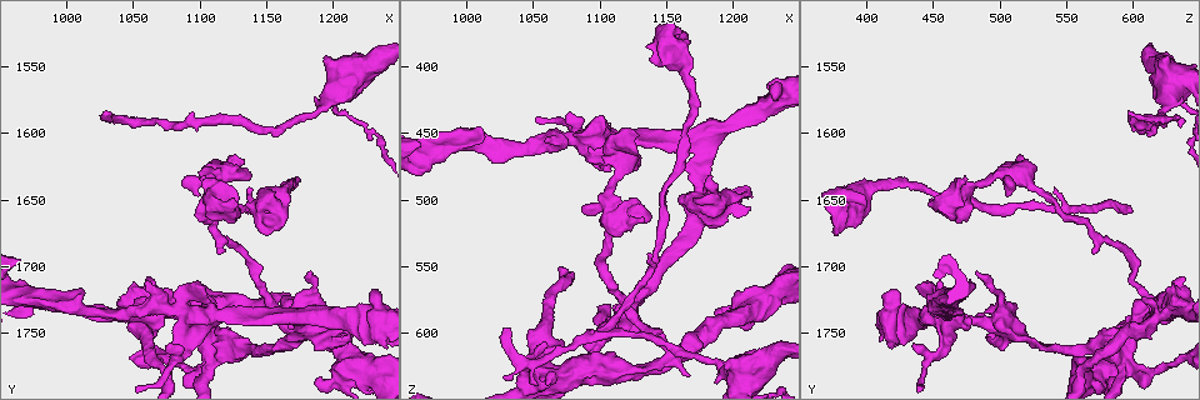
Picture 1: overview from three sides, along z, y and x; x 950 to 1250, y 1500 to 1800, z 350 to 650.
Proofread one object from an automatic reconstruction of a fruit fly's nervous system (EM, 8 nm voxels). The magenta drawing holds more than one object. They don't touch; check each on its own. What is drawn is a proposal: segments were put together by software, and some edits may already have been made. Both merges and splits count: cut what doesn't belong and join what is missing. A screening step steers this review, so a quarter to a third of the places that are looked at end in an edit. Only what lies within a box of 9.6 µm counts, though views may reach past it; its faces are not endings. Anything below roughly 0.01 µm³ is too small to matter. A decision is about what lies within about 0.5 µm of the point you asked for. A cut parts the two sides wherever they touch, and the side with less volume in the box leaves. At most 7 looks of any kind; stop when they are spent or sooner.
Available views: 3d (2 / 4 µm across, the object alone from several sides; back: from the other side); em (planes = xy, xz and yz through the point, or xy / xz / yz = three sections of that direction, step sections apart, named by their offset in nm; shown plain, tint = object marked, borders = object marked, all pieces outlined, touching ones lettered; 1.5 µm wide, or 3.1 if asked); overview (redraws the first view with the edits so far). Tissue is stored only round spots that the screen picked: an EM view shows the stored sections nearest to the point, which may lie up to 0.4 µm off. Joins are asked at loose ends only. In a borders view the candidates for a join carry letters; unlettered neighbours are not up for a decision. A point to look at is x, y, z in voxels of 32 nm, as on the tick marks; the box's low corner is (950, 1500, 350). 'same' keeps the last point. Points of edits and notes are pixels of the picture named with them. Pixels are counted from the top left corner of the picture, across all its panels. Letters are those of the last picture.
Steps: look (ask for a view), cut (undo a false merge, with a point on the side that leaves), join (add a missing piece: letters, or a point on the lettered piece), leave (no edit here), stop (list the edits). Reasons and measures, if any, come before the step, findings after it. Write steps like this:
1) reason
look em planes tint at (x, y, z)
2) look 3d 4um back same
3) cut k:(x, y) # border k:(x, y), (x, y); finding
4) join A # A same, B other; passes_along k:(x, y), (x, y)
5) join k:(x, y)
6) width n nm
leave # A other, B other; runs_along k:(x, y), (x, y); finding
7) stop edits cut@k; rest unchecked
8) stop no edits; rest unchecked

thick turns thin
look 3d 2um at (1184, 1720, 500)

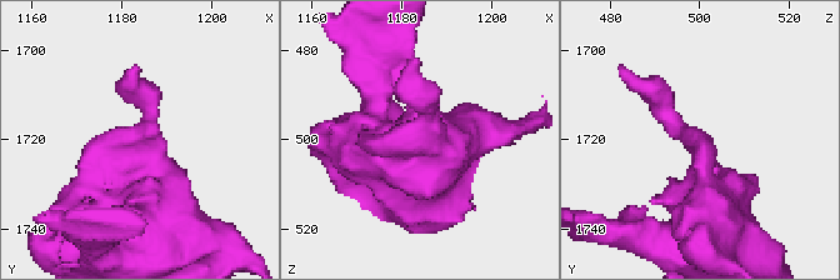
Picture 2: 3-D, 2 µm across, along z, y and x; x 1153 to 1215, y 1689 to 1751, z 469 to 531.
look em yz step 4 tint at (1186, 1721, 499)

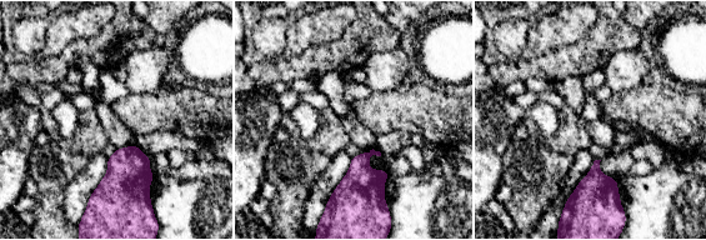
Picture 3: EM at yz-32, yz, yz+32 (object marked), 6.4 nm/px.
another direction
look em planes borders same

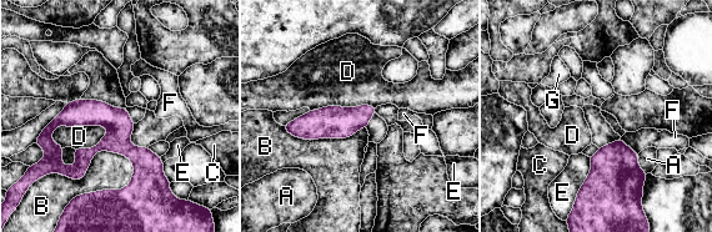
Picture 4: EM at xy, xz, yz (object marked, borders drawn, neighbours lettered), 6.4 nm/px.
leave # A other, B other, C other, D other, E other, F other, G other; border 4:(108, 129), (58, 126), (50, 137); one cell here

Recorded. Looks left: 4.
branch stops here
look em planes plain at (1098, 1656, 596)

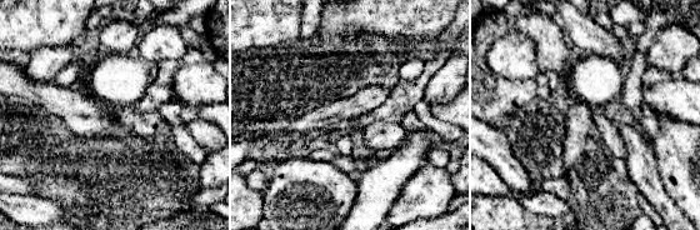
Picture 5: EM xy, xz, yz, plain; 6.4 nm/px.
look em planes borders same

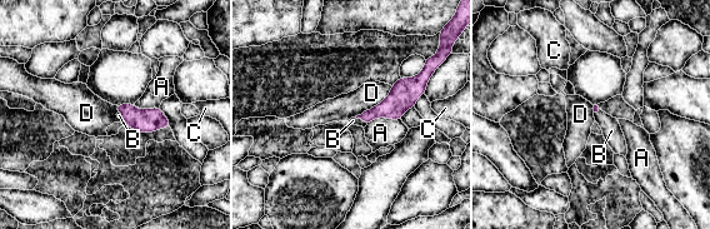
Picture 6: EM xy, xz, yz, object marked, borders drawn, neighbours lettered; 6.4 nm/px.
join B # A other, B same, C other, D other; passes_along 6:(396, 103), (361, 119), (354, 122); it goes on there

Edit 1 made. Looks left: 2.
redraw
look overview

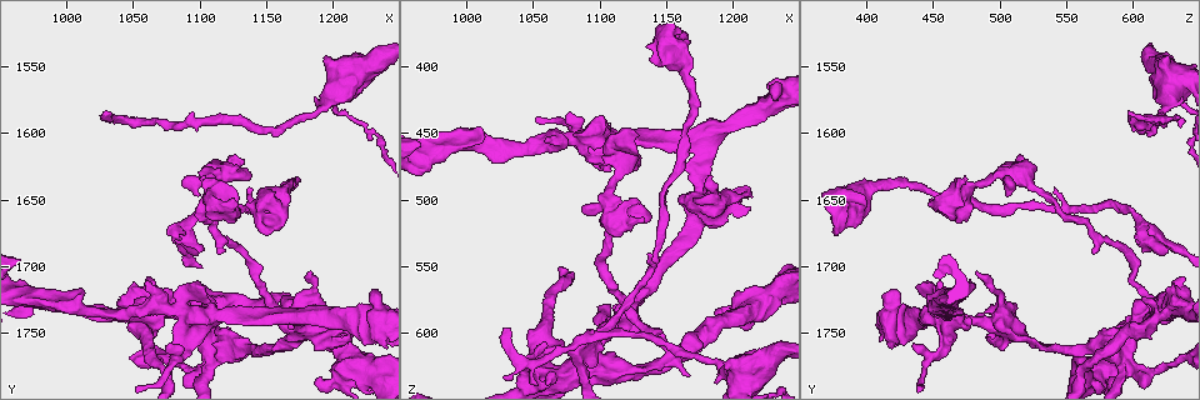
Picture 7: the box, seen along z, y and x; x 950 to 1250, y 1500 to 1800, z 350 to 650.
an open end
look em planes borders at (1032, 1582, 596)

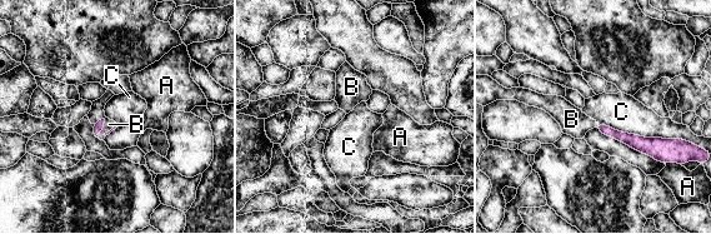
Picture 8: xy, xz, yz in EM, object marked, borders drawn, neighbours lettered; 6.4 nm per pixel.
join B # A other, B same, C other; passes_along 8:(98, 127), (103, 128), (109, 124); the cell continues

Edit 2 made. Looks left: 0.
stop edits join@6, join@8; rest unchecked

